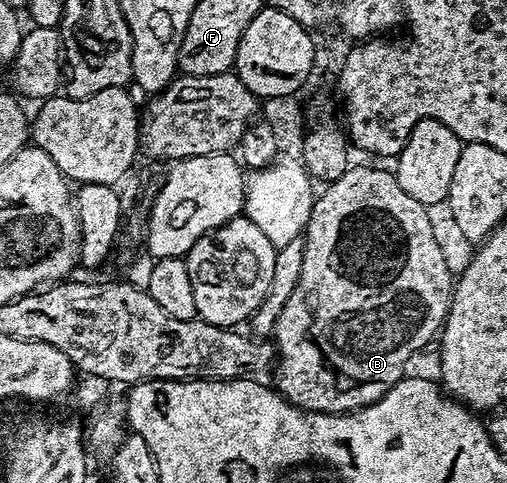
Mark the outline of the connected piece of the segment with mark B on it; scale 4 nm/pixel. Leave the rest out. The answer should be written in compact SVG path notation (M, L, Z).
M349 167L337 180L331 181L324 193L317 195L312 202L310 222L304 227L304 253L302 254L302 275L298 278L298 286L294 286L294 294L282 306L282 314L276 316L274 333L274 387L280 395L285 396L291 404L305 408L311 412L352 412L356 408L364 408L367 404L378 402L386 390L390 390L404 379L408 359L415 352L420 352L428 343L437 339L443 329L444 320L448 317L448 306L452 299L454 272L448 269L448 260L444 257L444 248L432 229L432 220L428 217L429 209L418 198L410 198L402 186L398 186L398 178L384 168Z

